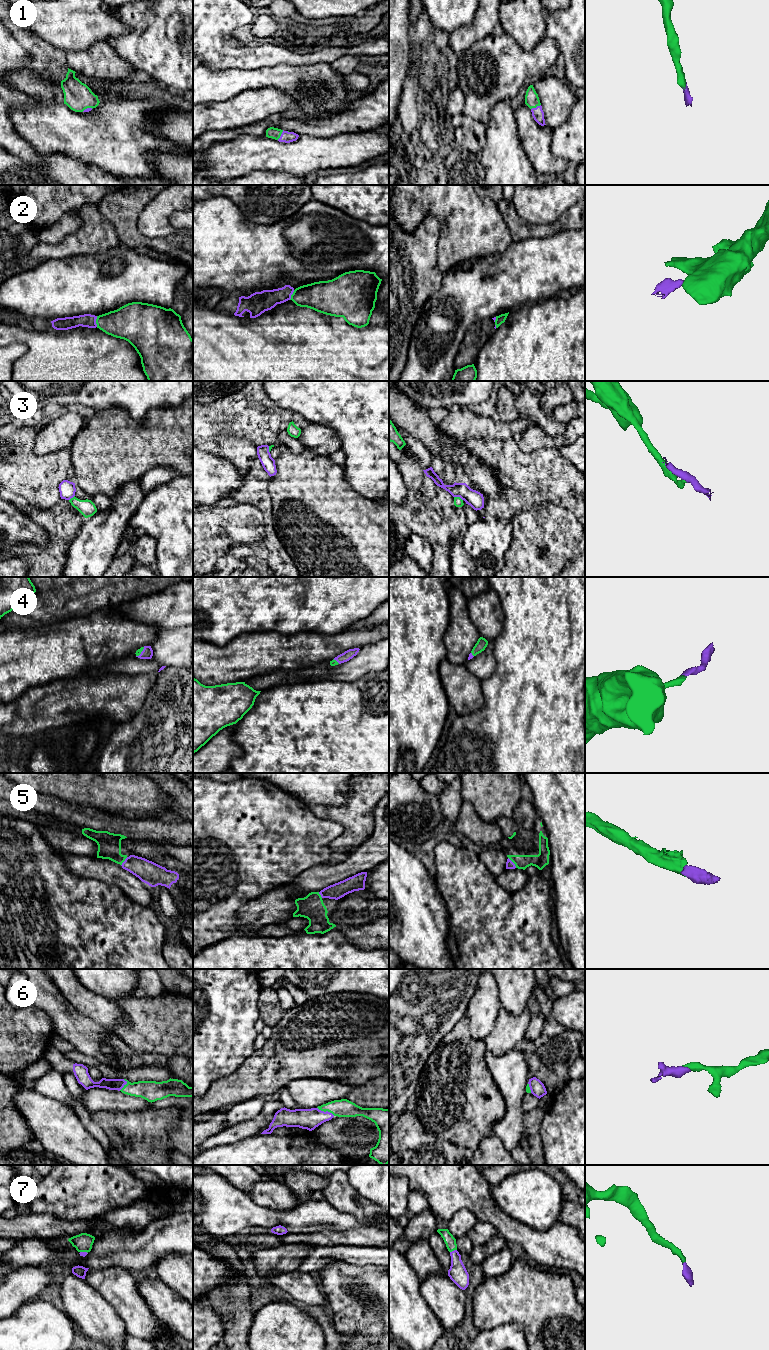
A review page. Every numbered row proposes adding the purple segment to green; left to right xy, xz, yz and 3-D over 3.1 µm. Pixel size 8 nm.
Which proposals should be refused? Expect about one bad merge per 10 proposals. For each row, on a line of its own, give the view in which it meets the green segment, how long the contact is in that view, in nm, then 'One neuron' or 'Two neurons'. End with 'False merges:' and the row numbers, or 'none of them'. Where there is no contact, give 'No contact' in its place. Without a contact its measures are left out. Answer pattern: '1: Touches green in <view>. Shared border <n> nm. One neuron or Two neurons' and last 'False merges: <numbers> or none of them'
1: Touches green in xz. Shared border 90 nm. One neuron
2: Touches green in xy. Shared border 90 nm. Two neurons
3: Touches green in yz. Shared border 80 nm. Two neurons
4: Touches green in xy. Shared border 100 nm. One neuron
5: Touches green in yz. Shared border 110 nm. One neuron
6: Touches green in xz. Shared border 160 nm. One neuron
7: Touches green in yz. Shared border 60 nm. One neuron
False merges: 2, 3

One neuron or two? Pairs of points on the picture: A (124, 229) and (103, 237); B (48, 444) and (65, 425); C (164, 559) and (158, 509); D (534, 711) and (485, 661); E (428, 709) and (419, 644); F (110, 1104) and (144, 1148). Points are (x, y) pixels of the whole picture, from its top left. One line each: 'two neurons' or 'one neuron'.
A: two neurons
B: one neuron
C: one neuron
D: two neurons
E: one neuron
F: two neurons

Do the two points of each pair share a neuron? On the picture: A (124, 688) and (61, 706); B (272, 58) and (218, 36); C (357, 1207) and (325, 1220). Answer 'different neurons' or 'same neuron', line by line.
A: same neuron
B: same neuron
C: different neurons

